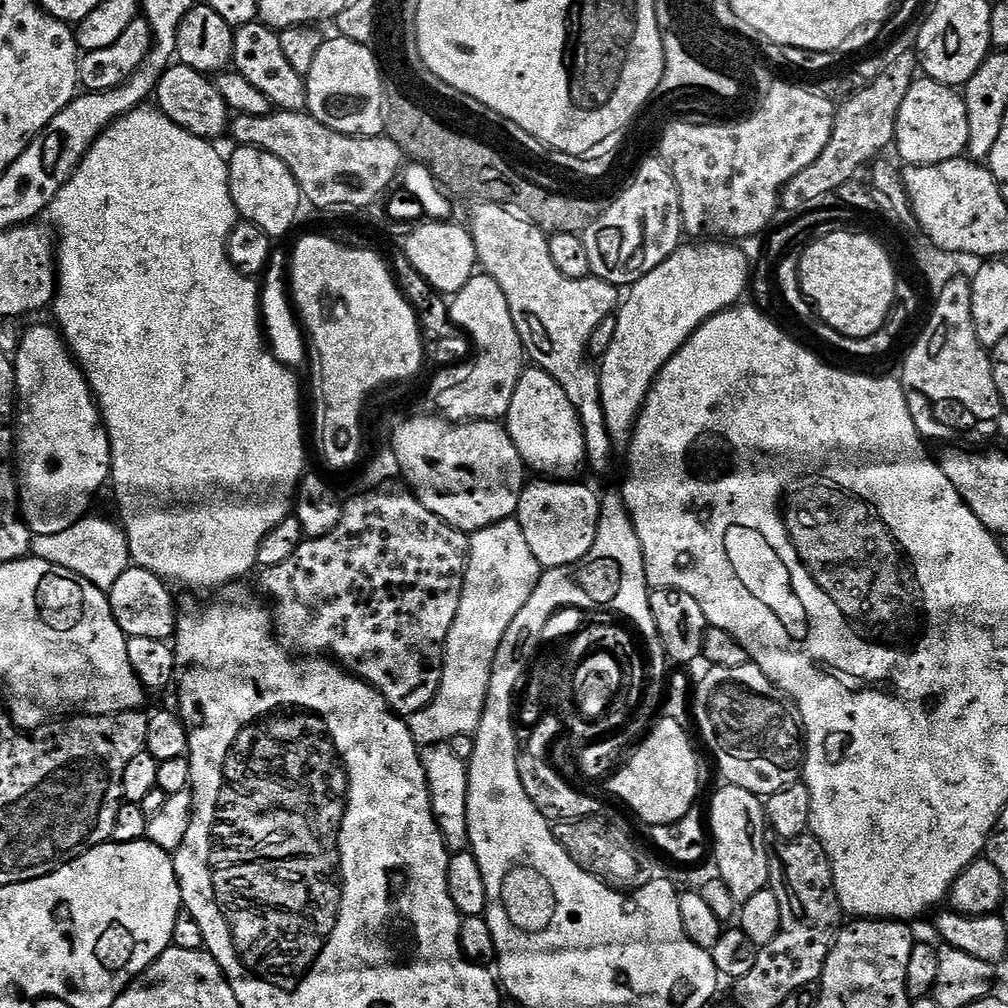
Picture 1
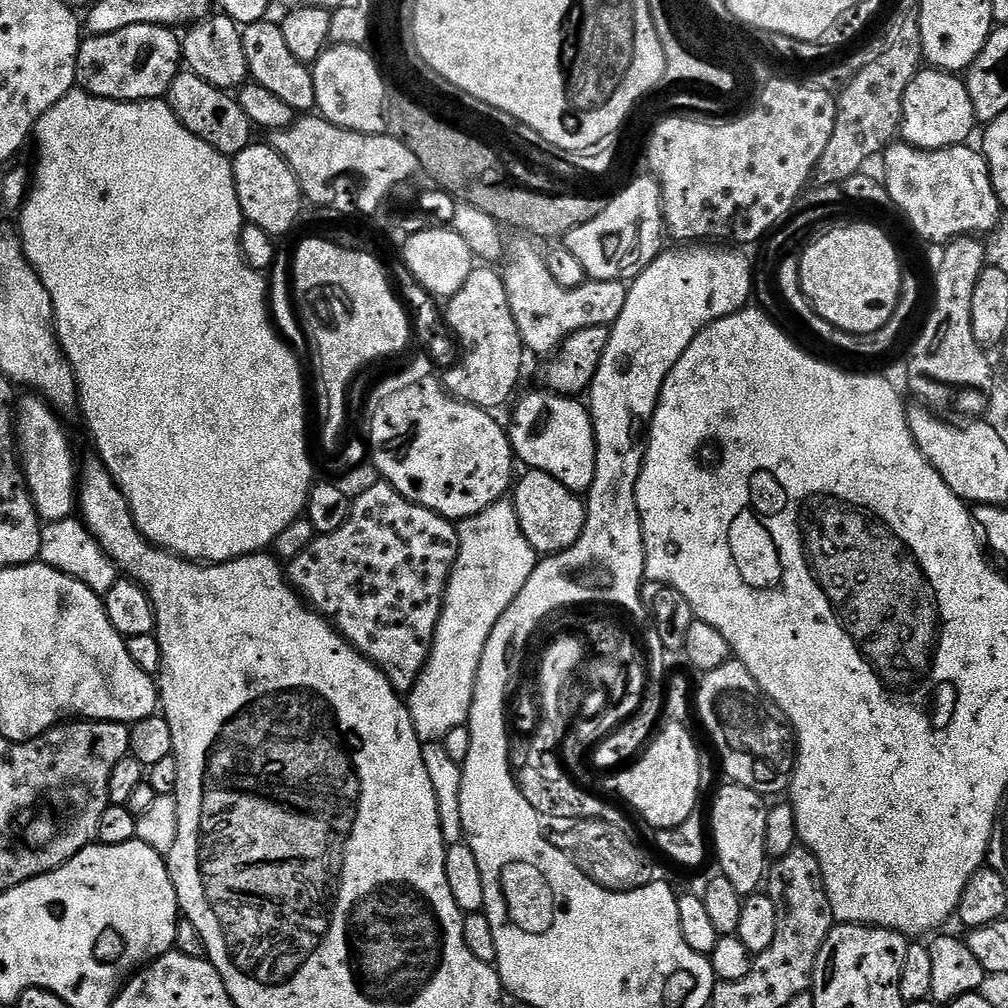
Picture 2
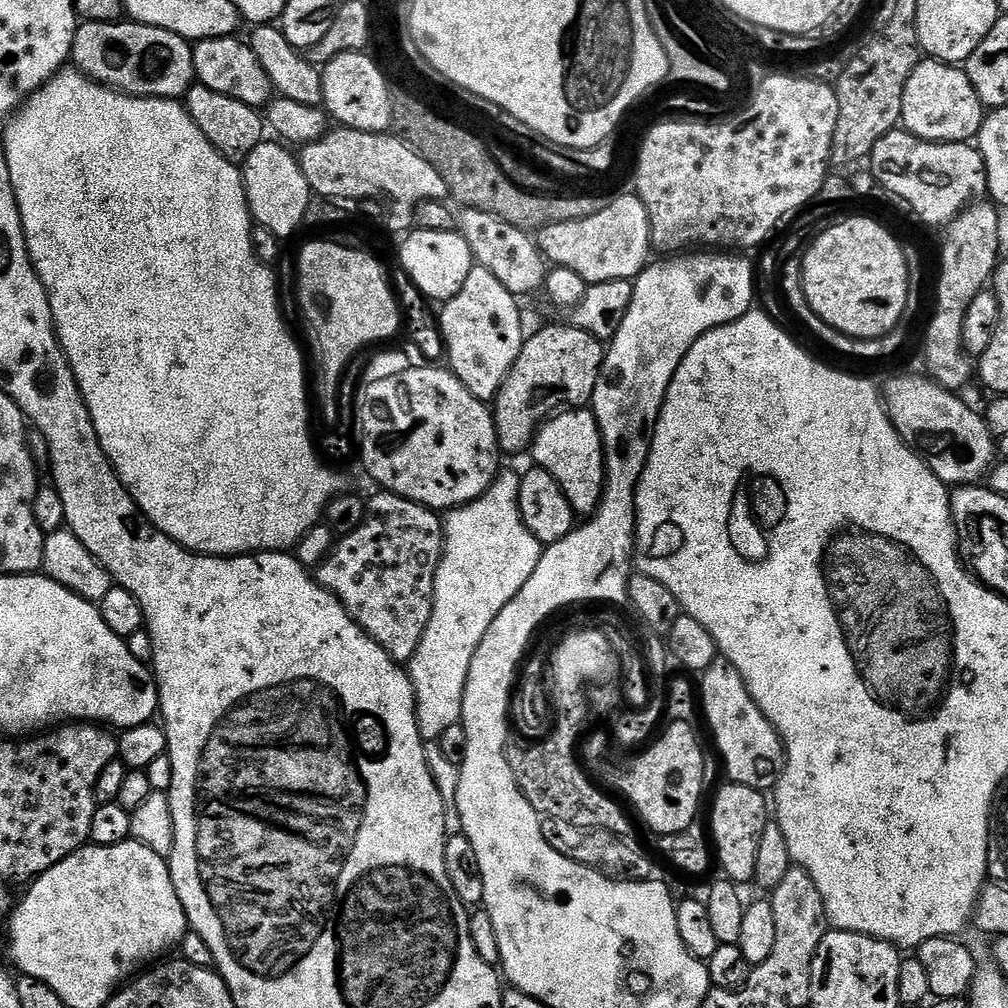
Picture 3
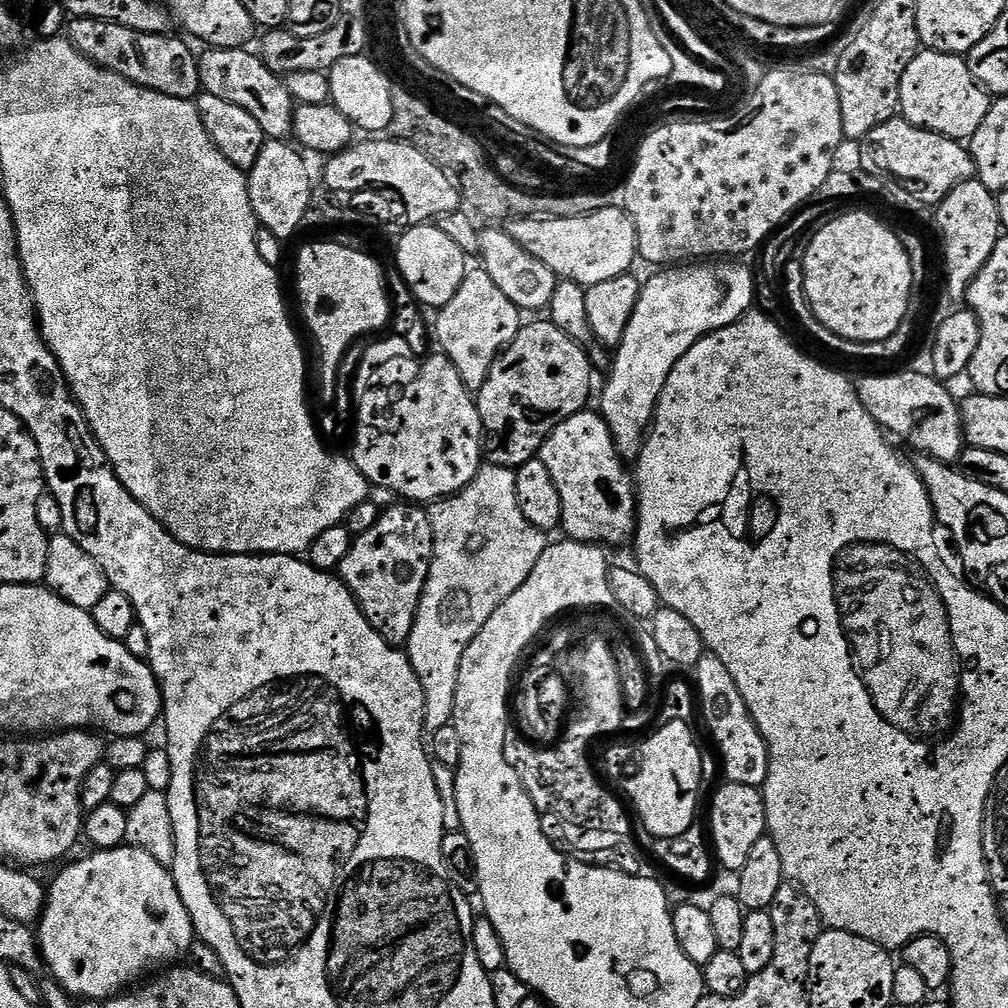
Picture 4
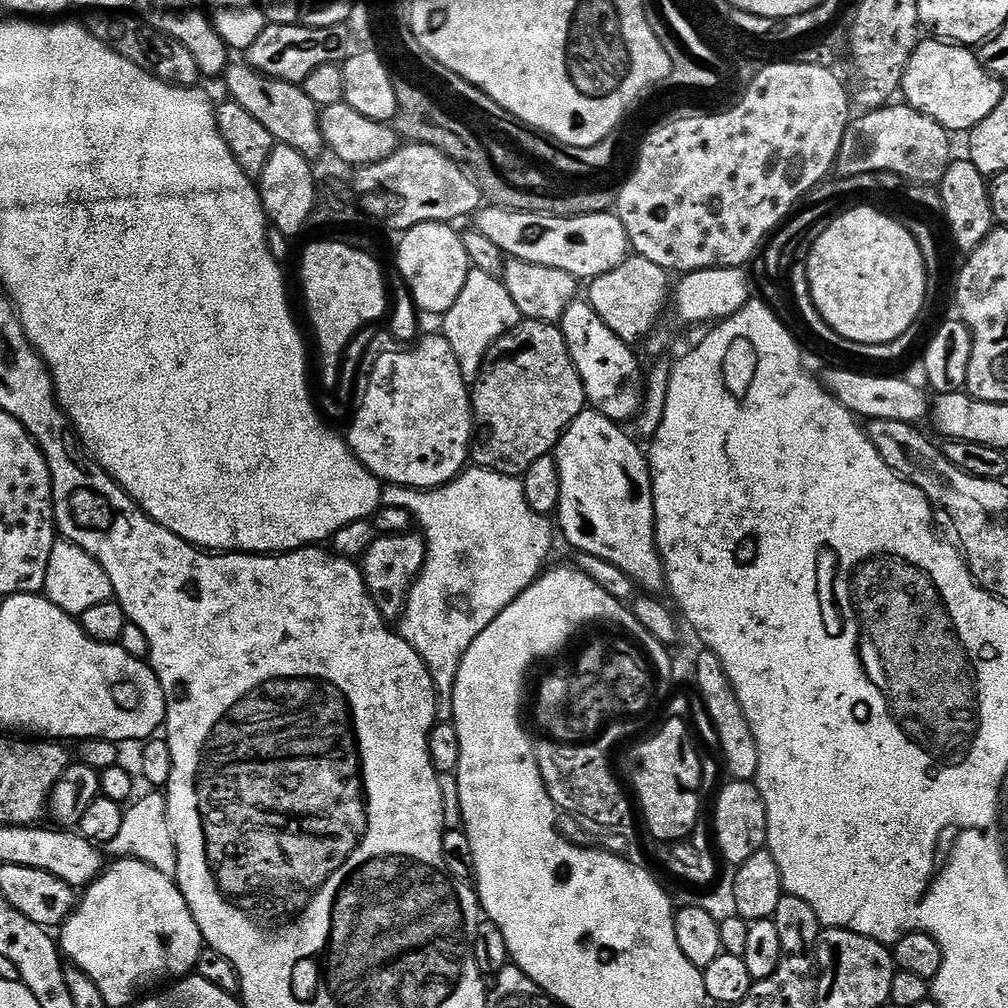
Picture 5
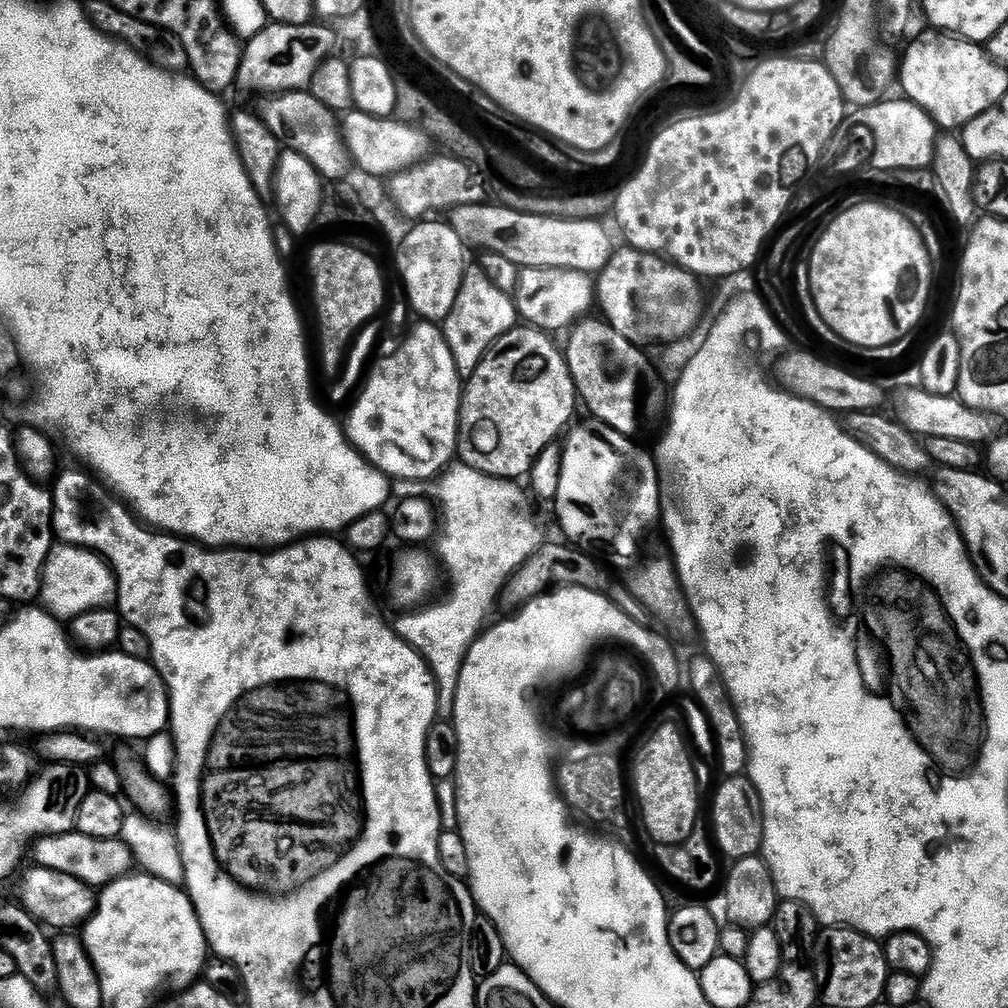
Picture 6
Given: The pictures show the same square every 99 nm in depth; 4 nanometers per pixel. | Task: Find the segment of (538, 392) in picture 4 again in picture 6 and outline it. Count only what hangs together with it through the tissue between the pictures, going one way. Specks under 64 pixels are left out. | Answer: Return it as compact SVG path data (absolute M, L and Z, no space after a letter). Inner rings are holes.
M517 326L511 328L502 338L498 338L498 342L494 342L494 346L490 346L490 350L484 355L484 360L474 370L474 374L467 377L466 383L462 388L460 398L460 431L456 442L456 450L458 453L459 463L470 466L474 470L478 470L487 476L497 476L500 480L519 481L519 476L527 477L532 471L534 462L538 458L538 454L542 454L542 450L550 443L557 439L556 435L566 425L571 425L572 411L575 410L576 404L578 408L578 397L576 395L576 383L572 380L572 375L568 369L568 361L565 353L560 352L552 345L553 337L549 333L542 332L538 328L531 326Z

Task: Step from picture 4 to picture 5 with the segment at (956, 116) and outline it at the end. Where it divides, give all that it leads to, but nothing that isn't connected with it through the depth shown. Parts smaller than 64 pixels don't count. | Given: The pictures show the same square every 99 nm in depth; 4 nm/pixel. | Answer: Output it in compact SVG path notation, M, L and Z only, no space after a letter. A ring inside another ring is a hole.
M935 38L921 39L906 66L902 85L902 96L908 107L926 114L934 122L941 124L949 134L971 132L974 126L978 126L978 122L982 122L982 118L992 113L994 106L998 106L998 102L1002 102L1005 94L1005 85L997 76L992 76L981 66L976 52L971 47Z

